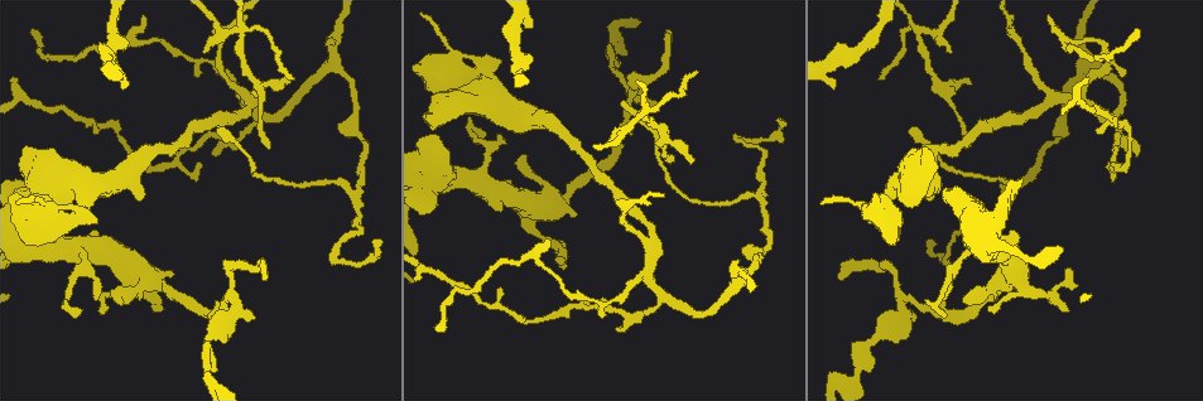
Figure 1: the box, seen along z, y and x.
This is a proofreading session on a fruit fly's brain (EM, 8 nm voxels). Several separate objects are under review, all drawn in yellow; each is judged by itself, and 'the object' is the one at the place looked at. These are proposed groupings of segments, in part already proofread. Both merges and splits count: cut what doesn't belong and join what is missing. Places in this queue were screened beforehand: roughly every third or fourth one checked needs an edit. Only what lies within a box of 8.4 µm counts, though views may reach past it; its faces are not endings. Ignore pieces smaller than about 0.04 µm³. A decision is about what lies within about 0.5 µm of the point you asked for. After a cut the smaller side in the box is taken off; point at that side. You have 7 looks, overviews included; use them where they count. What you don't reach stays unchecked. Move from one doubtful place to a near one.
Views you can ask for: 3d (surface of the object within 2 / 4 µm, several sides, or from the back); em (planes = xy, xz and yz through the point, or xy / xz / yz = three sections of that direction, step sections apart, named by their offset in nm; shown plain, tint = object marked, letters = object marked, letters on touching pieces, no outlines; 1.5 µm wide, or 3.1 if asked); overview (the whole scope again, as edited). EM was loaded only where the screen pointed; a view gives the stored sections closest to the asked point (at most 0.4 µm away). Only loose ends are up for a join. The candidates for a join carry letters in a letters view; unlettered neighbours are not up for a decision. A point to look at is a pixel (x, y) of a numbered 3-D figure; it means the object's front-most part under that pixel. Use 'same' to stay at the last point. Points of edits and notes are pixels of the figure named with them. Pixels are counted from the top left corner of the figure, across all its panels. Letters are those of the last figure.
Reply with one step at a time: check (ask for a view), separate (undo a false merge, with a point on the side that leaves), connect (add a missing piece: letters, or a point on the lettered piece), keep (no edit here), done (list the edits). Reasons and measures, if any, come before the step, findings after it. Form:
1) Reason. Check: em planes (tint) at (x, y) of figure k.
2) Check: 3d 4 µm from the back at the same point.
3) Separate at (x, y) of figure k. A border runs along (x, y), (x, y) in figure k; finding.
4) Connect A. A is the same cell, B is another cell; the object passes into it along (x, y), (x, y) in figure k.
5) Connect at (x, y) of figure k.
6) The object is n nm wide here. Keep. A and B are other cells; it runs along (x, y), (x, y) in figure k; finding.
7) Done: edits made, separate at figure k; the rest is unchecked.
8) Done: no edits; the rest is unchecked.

An open end. Check: em xy step 8 (letters) at (32, 31) of figure 1.

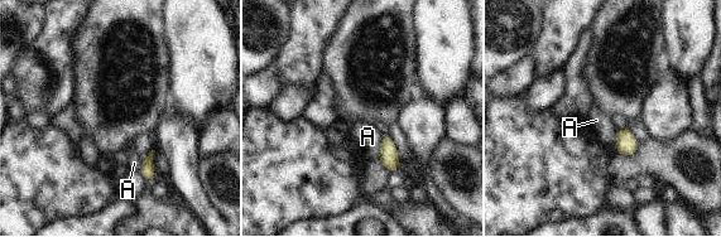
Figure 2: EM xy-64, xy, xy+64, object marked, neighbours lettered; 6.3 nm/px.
The longest contact is with A, 160 nm. Keep. A is another cell; none of them fits.

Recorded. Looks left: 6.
Three arms meet. Check: em planes (plain) at (904, 298) of figure 1.

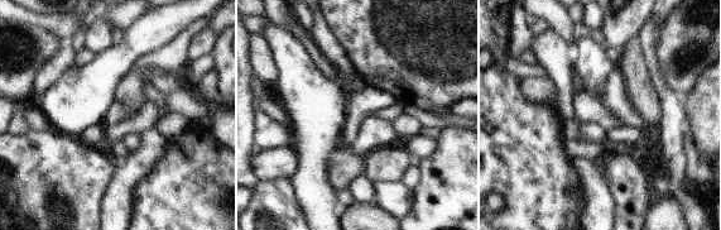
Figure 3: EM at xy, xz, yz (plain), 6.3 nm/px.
What lies round it. Check: em planes (letters) at the same point.

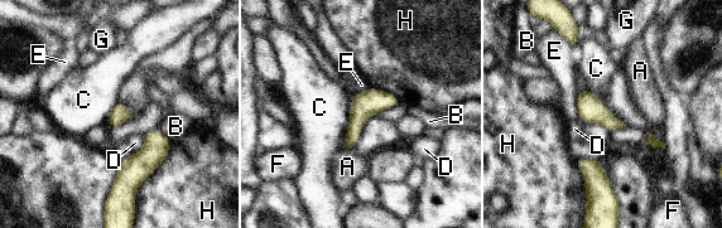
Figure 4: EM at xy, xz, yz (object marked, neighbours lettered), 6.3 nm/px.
The object is 120 nm wide here. Keep. A, B, C, D, E, F, G and H are other cells; a border runs along (351, 97), (350, 122), (343, 149) in figure 4; one neuron here.

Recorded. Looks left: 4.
An open end. Check: em planes (letters) at (499, 136) of figure 1.

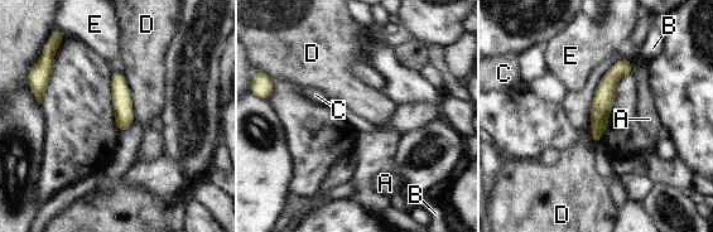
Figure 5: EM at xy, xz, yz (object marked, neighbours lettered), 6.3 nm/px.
Keep. A, B, C, D and E are other cells; it runs along (626, 62), (606, 87), (597, 139) in figure 5; no lettered piece goes on from it.

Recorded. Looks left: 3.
Done: no edits; the rest is unchecked.

